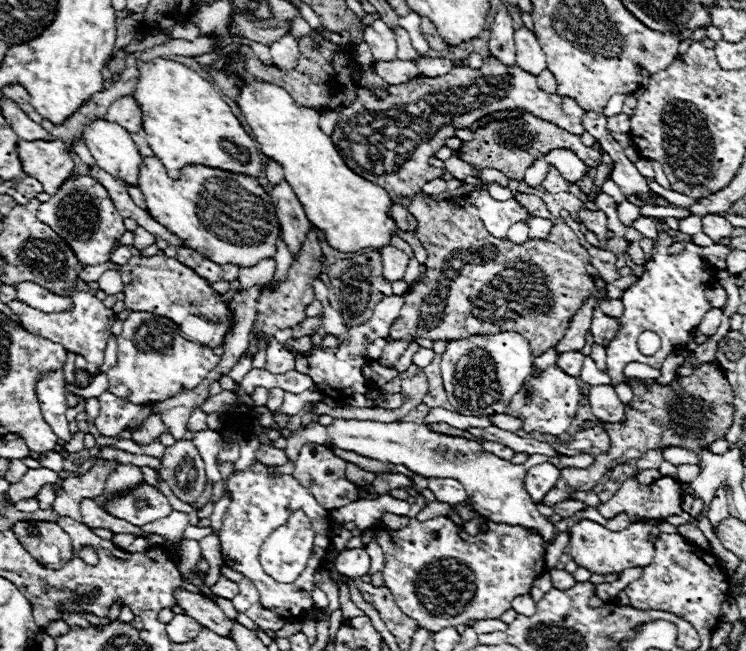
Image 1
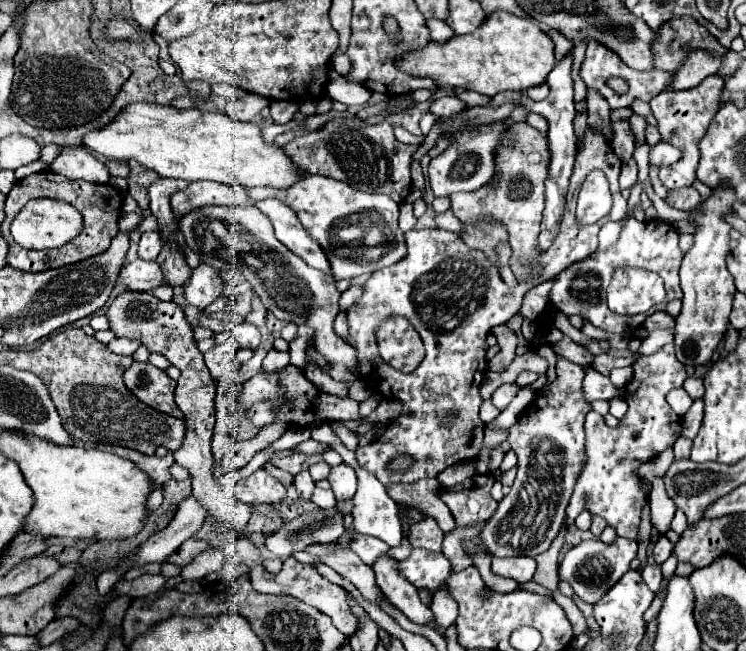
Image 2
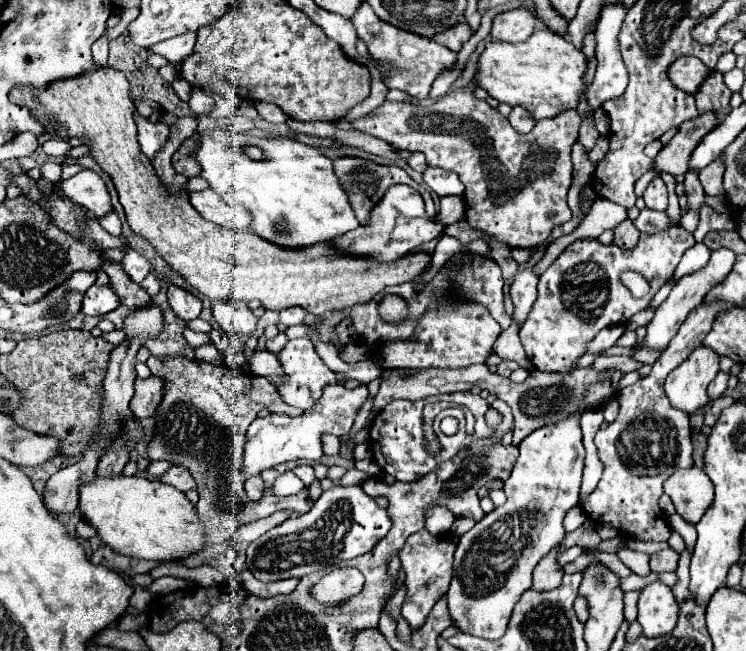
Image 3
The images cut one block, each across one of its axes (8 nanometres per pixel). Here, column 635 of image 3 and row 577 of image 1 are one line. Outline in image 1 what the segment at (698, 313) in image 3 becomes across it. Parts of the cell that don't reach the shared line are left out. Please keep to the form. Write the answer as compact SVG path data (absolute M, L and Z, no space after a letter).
M438 516L426 522L410 518L410 524L402 530L382 526L378 530L364 530L362 538L364 544L370 542L370 538L376 538L382 546L386 556L386 566L382 570L384 584L392 590L400 610L418 620L420 626L436 632L446 626L466 624L470 620L500 618L510 608L512 598L528 594L532 582L540 576L540 572L544 572L544 550L538 534L532 534L526 526L496 524L492 520L486 520L486 526L486 532L468 536L462 526L454 524L448 516Z

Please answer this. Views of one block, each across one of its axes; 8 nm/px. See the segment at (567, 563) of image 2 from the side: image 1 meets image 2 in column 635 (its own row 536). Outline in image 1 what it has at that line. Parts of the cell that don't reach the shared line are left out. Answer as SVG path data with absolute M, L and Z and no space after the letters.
M334 418L330 426L322 426L320 422L310 422L306 428L292 430L290 440L292 440L292 450L286 450L290 460L296 460L304 444L324 444L324 446L332 444L336 448L352 450L356 454L374 460L402 464L426 478L460 480L460 484L468 492L472 508L480 512L484 518L494 522L504 522L504 524L520 524L520 526L536 528L544 544L548 546L558 536L554 524L536 510L536 504L530 500L524 488L524 474L526 474L524 464L512 464L508 460L484 452L480 442L476 440L438 434L432 432L428 426L414 424L414 422L374 422L374 420L344 420L344 418Z

